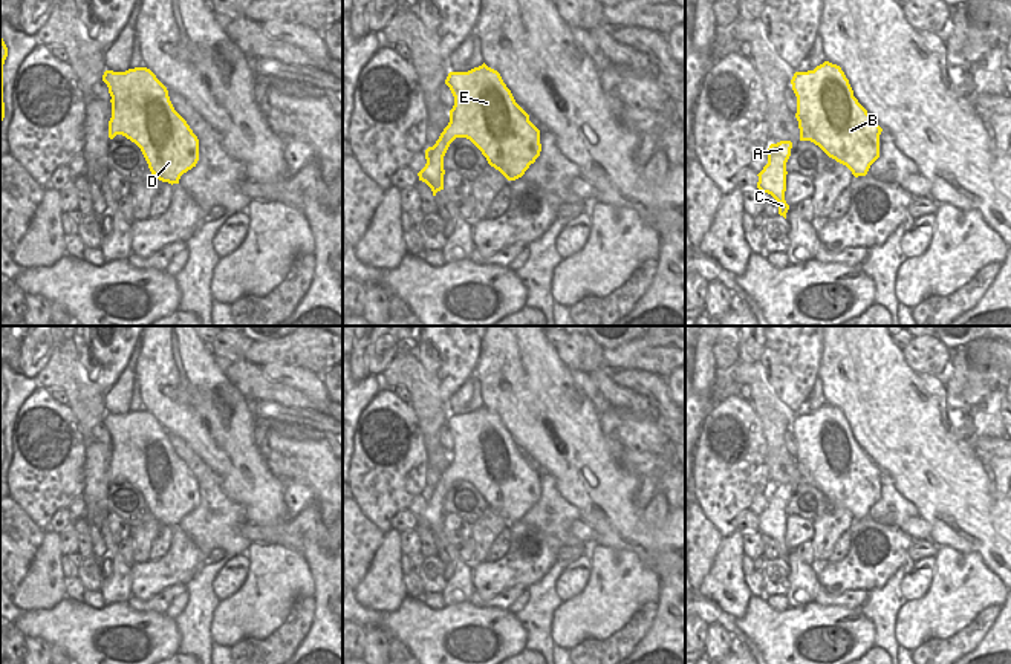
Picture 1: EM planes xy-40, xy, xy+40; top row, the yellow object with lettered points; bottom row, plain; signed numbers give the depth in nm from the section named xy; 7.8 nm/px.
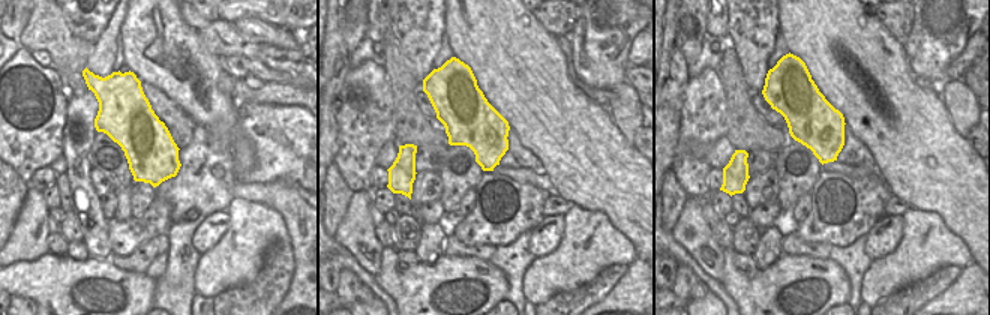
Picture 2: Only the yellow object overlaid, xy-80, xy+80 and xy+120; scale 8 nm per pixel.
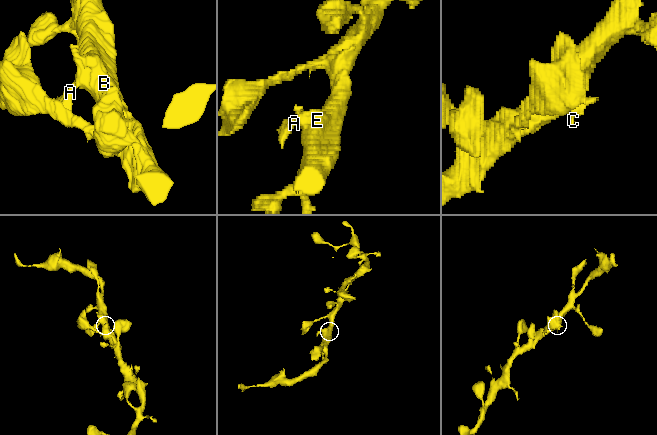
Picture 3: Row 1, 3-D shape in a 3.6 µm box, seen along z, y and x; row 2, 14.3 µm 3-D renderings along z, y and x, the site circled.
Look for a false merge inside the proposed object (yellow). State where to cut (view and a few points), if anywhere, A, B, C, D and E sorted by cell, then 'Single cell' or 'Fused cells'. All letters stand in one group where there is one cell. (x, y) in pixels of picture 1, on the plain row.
No split. Groups: A B C D E. Single cell.

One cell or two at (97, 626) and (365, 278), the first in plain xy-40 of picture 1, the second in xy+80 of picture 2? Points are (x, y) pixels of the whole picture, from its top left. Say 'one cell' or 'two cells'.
two cells

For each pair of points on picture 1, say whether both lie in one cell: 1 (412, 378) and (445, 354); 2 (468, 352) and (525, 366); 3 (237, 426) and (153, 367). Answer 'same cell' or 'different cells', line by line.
1: different cells
2: different cells
3: same cell

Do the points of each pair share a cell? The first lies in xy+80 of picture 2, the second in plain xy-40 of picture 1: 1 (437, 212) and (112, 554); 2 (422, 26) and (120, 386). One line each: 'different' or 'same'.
1: different
2: different

